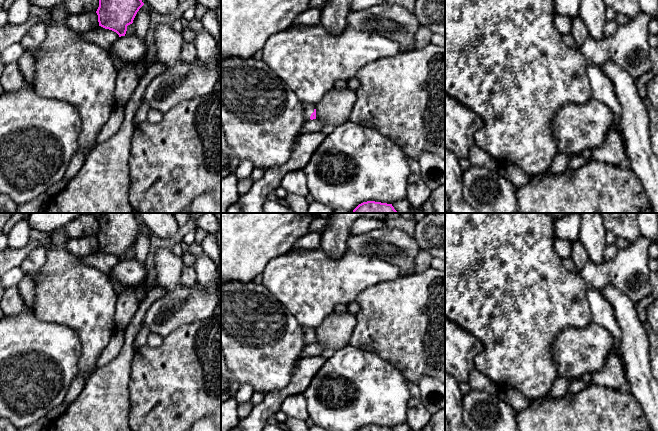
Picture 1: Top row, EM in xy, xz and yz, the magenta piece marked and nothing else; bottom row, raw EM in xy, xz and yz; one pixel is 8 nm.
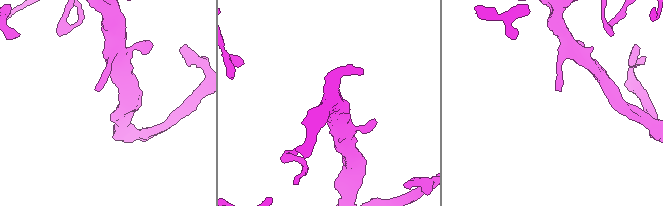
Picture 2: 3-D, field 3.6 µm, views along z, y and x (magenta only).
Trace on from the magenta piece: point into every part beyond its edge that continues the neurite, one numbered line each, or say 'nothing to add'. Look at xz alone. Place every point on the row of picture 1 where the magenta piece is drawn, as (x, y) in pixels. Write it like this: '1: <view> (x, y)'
1: xz (308, 109)

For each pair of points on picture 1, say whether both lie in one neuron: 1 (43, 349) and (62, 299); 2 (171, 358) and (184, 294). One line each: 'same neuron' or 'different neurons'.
1: different neurons
2: different neurons

